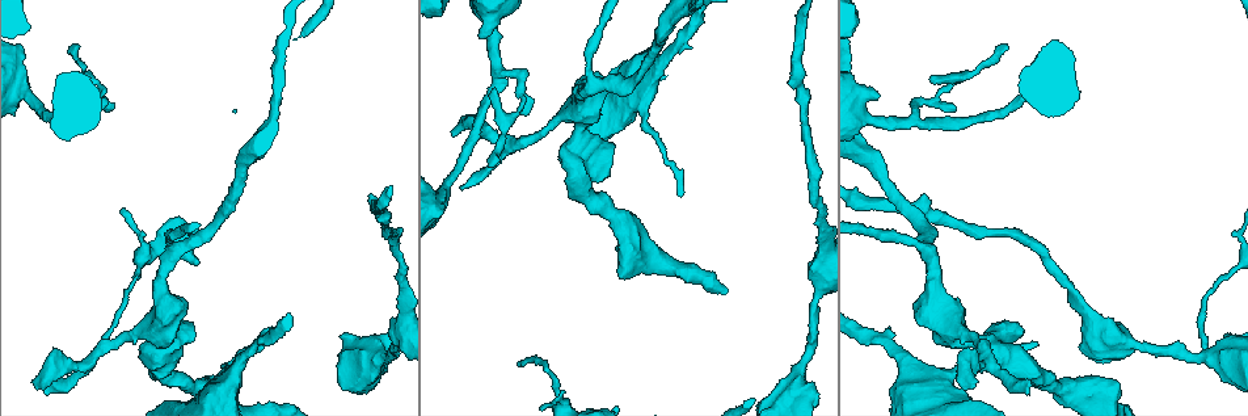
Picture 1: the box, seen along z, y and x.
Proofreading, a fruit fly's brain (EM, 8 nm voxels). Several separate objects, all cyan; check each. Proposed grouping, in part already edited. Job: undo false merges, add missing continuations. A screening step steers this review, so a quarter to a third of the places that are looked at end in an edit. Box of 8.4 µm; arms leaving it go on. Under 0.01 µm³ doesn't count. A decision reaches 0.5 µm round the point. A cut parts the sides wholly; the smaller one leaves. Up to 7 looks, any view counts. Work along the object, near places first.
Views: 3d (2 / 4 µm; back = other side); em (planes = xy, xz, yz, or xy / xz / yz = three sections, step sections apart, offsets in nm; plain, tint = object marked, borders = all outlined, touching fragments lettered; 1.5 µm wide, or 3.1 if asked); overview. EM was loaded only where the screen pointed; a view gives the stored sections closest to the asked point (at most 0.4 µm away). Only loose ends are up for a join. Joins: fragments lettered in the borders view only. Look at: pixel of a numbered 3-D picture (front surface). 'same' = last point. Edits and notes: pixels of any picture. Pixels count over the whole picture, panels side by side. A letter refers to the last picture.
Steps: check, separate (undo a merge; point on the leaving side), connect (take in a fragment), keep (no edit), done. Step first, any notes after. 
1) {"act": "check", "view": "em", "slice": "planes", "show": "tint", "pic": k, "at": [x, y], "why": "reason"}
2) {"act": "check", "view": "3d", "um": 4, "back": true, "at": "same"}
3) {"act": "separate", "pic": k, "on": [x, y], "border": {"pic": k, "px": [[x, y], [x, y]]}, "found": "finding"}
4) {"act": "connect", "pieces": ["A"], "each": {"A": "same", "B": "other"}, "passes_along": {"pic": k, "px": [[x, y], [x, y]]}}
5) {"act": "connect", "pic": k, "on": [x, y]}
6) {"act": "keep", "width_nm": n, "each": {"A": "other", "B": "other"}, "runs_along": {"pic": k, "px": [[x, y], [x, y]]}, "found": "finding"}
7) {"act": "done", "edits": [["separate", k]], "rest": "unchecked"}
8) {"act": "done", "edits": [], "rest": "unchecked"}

{"act": "check", "view": "em", "slice": "planes", "show": "borders", "pic": 1, "at": [452, 134], "why": "branch stops here"}

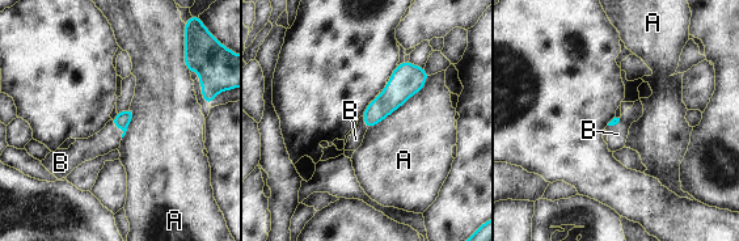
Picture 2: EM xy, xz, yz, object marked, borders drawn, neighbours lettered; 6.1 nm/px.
{"act": "connect", "pieces": ["B"], "each": {"A": "other", "B": "same"}, "passes_along": {"pic": 2, "px": [[122, 119], [119, 127], [109, 138]]}, "found": "the neuron continues"}

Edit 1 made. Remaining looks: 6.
{"act": "check", "view": "3d", "um": 4, "pic": 1, "at": [598, 83], "why": "branch point"}

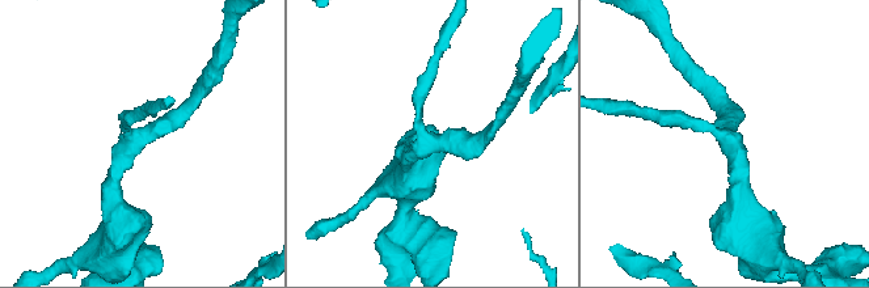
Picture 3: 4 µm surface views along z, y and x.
{"act": "check", "view": "em", "slice": "xz", "step": 4, "show": "tint", "pic": 3, "at": [134, 141], "arms": 3, "arm_widths_nm": [180, 240, 260]}

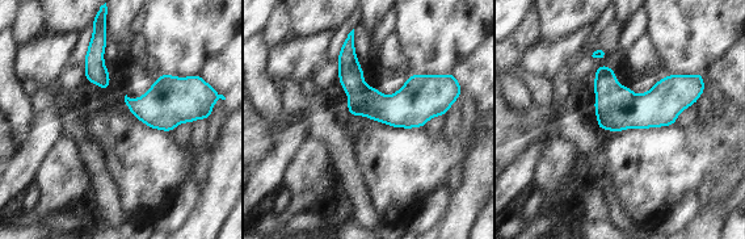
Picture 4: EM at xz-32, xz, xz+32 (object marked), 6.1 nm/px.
{"act": "check", "view": "em", "slice": "planes", "show": "borders", "at": "same", "why": "another direction"}

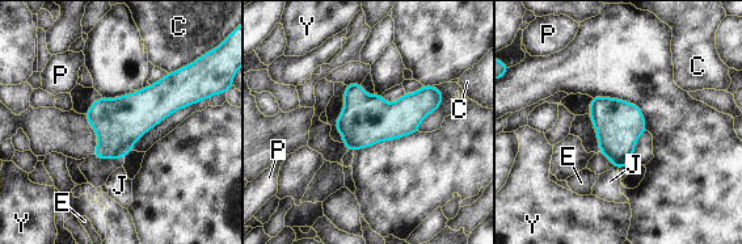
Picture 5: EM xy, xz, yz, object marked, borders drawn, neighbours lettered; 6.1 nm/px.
{"act": "keep", "longest_contact_nm": ["C", 120], "each": {"C": "other", "E": "other", "J": "other", "P": "other", "Y": "other"}, "border": {"pic": 5, "px": [[614, 165], [618, 169]]}, "found": "continuous, no second neuron"}

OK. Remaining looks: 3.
{"act": "check", "view": "3d", "um": 4, "pic": 1, "at": [864, 117]}

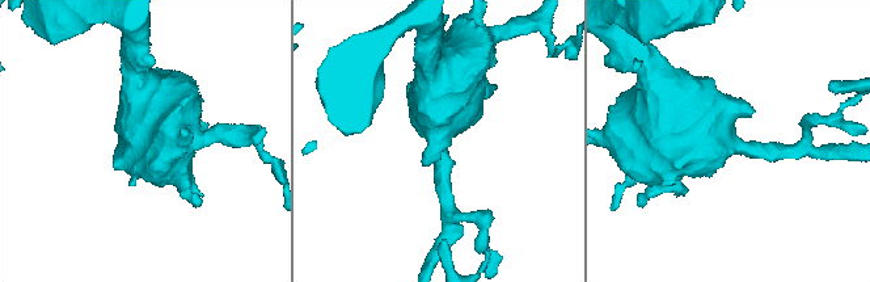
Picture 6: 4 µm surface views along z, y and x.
{"act": "check", "view": "em", "slice": "planes", "show": "tint", "pic": 6, "at": [732, 142], "why": "shape alone is not enough"}

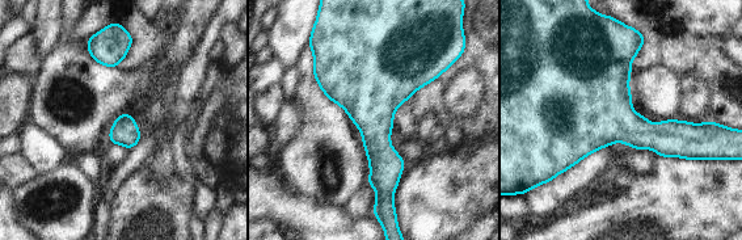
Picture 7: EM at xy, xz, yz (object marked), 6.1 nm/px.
{"act": "check", "view": "em", "slice": "planes", "show": "borders", "at": "same", "why": "see the neighbours"}

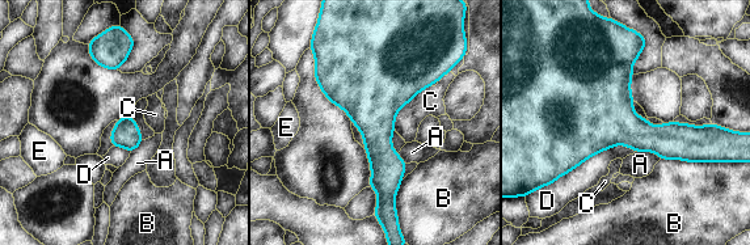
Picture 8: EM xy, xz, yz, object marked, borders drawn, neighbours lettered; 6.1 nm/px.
{"act": "keep", "each": {"A": "other", "B": "other", "C": "other", "D": "other", "E": "other"}, "found": "all the same neuron"}

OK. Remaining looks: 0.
{"act": "done", "edits": [["connect", 2]], "rest": "unchecked"}

